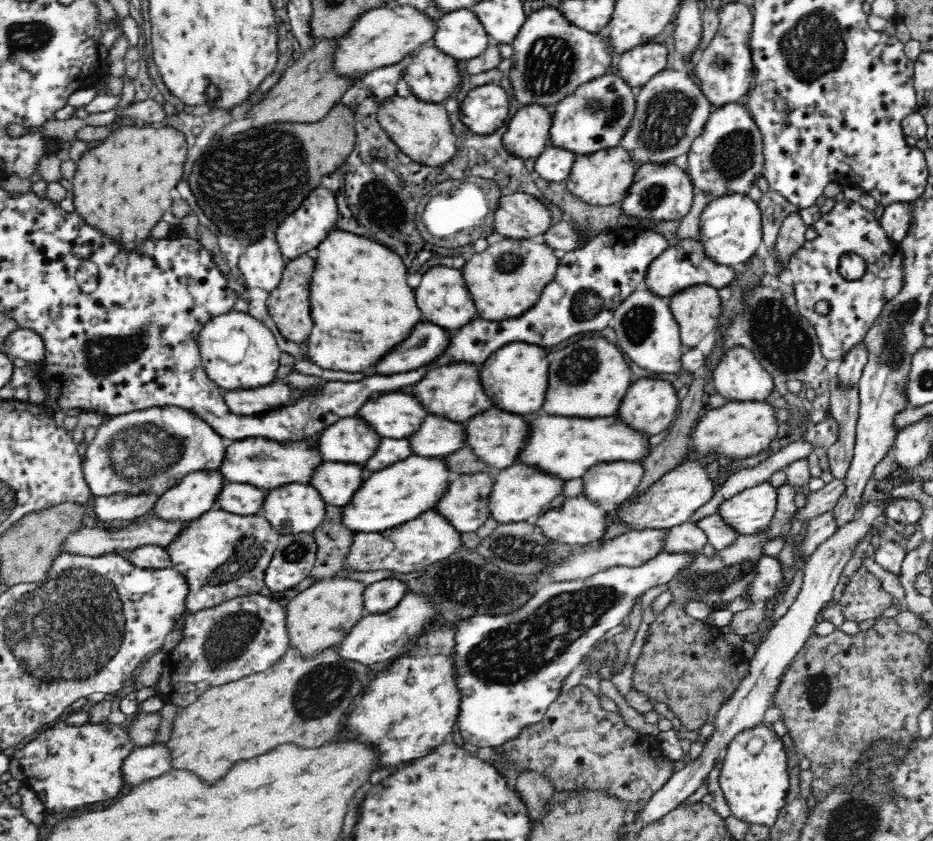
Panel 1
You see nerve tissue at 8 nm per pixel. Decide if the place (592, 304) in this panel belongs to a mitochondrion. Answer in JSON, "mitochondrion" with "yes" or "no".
{"mitochondrion":"yes"}

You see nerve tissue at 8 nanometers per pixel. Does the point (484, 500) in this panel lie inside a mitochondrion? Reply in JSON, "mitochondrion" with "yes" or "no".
{"mitochondrion":"no"}

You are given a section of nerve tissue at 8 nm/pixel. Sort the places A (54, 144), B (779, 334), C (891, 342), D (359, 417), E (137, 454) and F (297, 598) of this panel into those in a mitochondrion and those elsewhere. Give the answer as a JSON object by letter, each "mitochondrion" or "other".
{"A":"other","B":"mitochondrion","C":"mitochondrion","D":"other","E":"mitochondrion","F":"other"}

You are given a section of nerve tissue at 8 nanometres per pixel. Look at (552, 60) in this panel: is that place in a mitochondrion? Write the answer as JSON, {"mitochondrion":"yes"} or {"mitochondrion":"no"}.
{"mitochondrion":"yes"}

